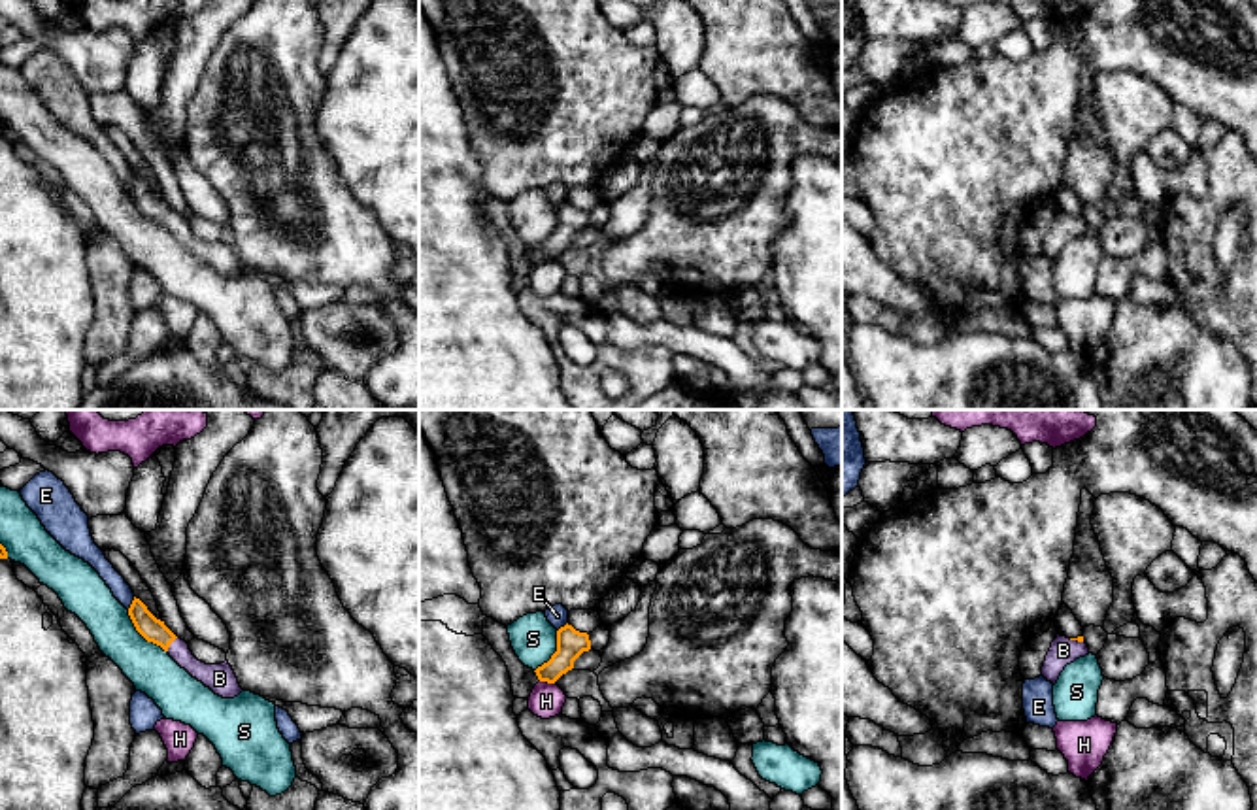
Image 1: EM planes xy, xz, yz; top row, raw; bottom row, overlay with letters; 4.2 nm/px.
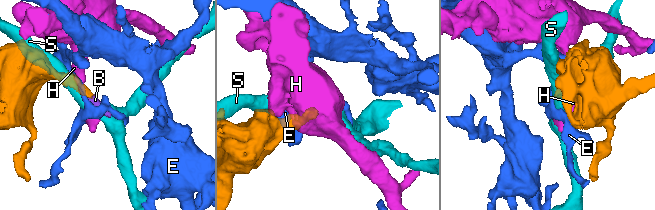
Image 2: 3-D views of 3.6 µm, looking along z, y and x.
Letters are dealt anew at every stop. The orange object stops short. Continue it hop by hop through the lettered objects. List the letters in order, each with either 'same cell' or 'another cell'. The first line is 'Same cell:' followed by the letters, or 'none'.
Same cell: B
B: same cell
E: another cell
H: another cell
S: another cell

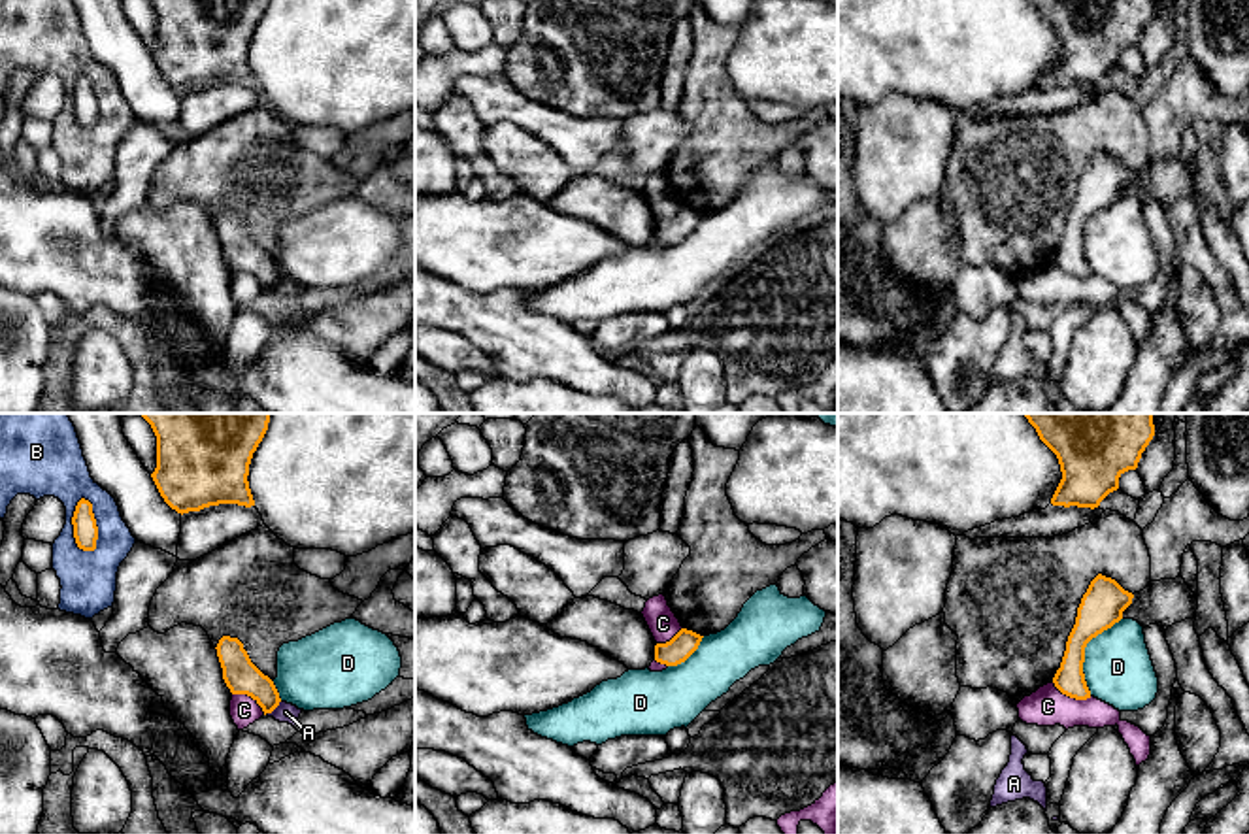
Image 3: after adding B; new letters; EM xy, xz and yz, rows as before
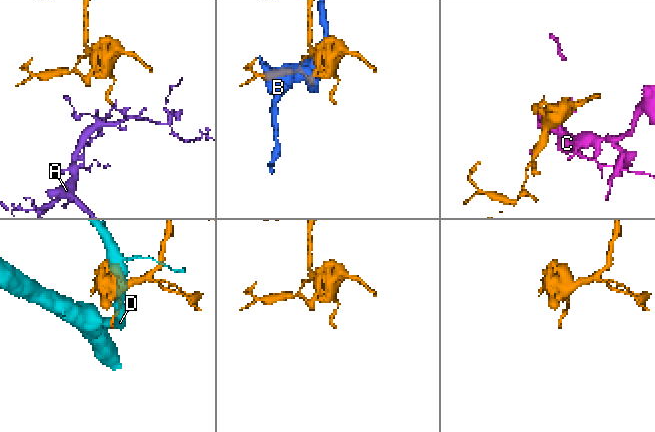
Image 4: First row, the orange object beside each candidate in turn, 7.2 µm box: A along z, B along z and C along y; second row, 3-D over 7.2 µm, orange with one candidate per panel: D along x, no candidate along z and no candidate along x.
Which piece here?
Same cell: none
A: another cell
B: another cell
C: another cell
D: another cell

